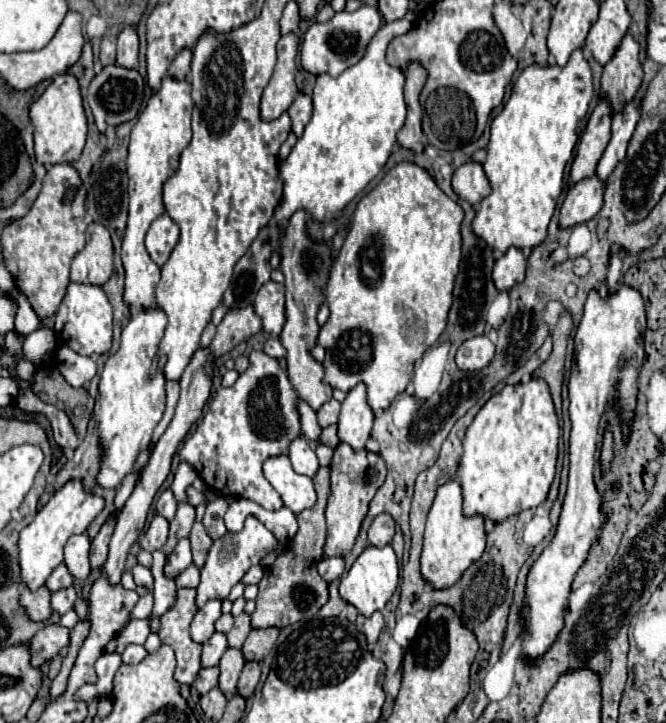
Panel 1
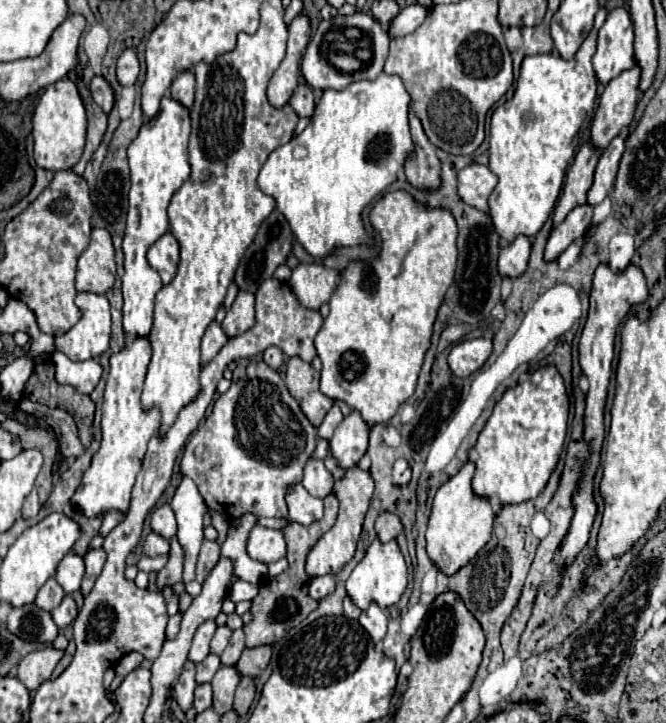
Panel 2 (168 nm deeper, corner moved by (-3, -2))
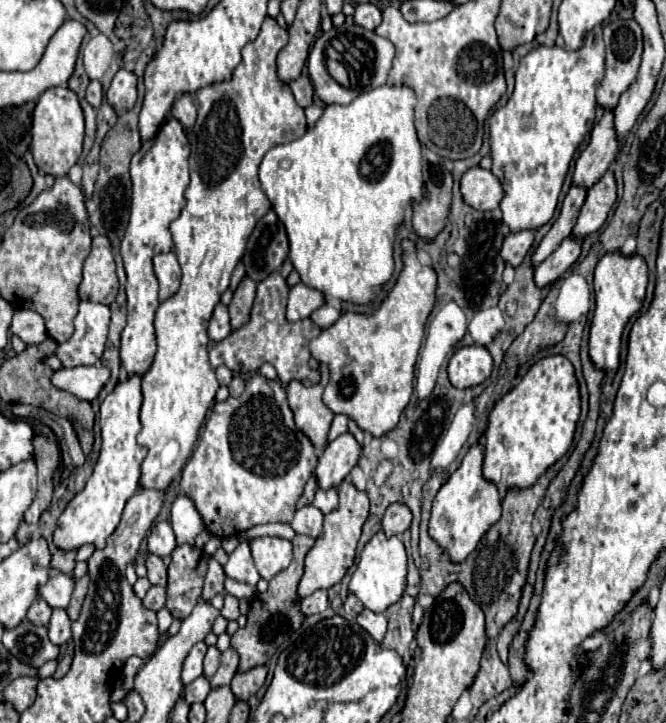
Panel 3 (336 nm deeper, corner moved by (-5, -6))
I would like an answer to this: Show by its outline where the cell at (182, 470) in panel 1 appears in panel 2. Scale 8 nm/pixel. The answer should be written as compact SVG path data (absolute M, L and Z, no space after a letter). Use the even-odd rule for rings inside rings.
M184 477L182 483L178 485L172 501L170 501L176 521L178 521L178 541L182 543L186 551L186 571L182 581L188 583L194 579L194 567L196 567L196 557L200 551L202 543L202 519L206 515L206 503L196 487L196 483L190 477Z

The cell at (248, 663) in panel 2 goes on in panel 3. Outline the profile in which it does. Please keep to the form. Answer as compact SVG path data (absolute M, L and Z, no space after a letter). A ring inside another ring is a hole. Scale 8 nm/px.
M254 667L244 675L236 673L230 683L230 689L238 701L248 701L248 697L254 695L264 685L264 679L266 679L266 667Z

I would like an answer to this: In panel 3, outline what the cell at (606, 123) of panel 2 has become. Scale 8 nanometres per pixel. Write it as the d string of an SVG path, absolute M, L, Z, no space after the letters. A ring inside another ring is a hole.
M606 111L602 121L592 129L586 149L576 159L576 169L572 175L572 185L590 189L608 171L610 163L616 159L618 139L612 131L612 111Z

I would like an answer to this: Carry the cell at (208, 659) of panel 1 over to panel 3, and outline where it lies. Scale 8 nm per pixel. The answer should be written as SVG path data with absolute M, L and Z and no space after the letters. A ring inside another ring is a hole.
M198 677L196 681L192 681L190 685L184 687L184 693L182 693L182 695L184 695L186 703L192 705L192 703L202 703L208 693L210 693L210 683L208 683L208 679Z

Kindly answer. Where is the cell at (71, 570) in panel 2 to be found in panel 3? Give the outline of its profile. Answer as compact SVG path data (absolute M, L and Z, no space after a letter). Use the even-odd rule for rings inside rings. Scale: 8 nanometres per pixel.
M50 573L50 579L38 587L38 597L44 599L52 609L66 609L74 591L74 579L64 573Z

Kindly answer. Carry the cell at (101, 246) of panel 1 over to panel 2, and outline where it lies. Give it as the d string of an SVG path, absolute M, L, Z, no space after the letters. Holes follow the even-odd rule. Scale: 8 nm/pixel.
M92 229L92 239L78 259L76 291L106 293L116 279L114 245L106 229Z

